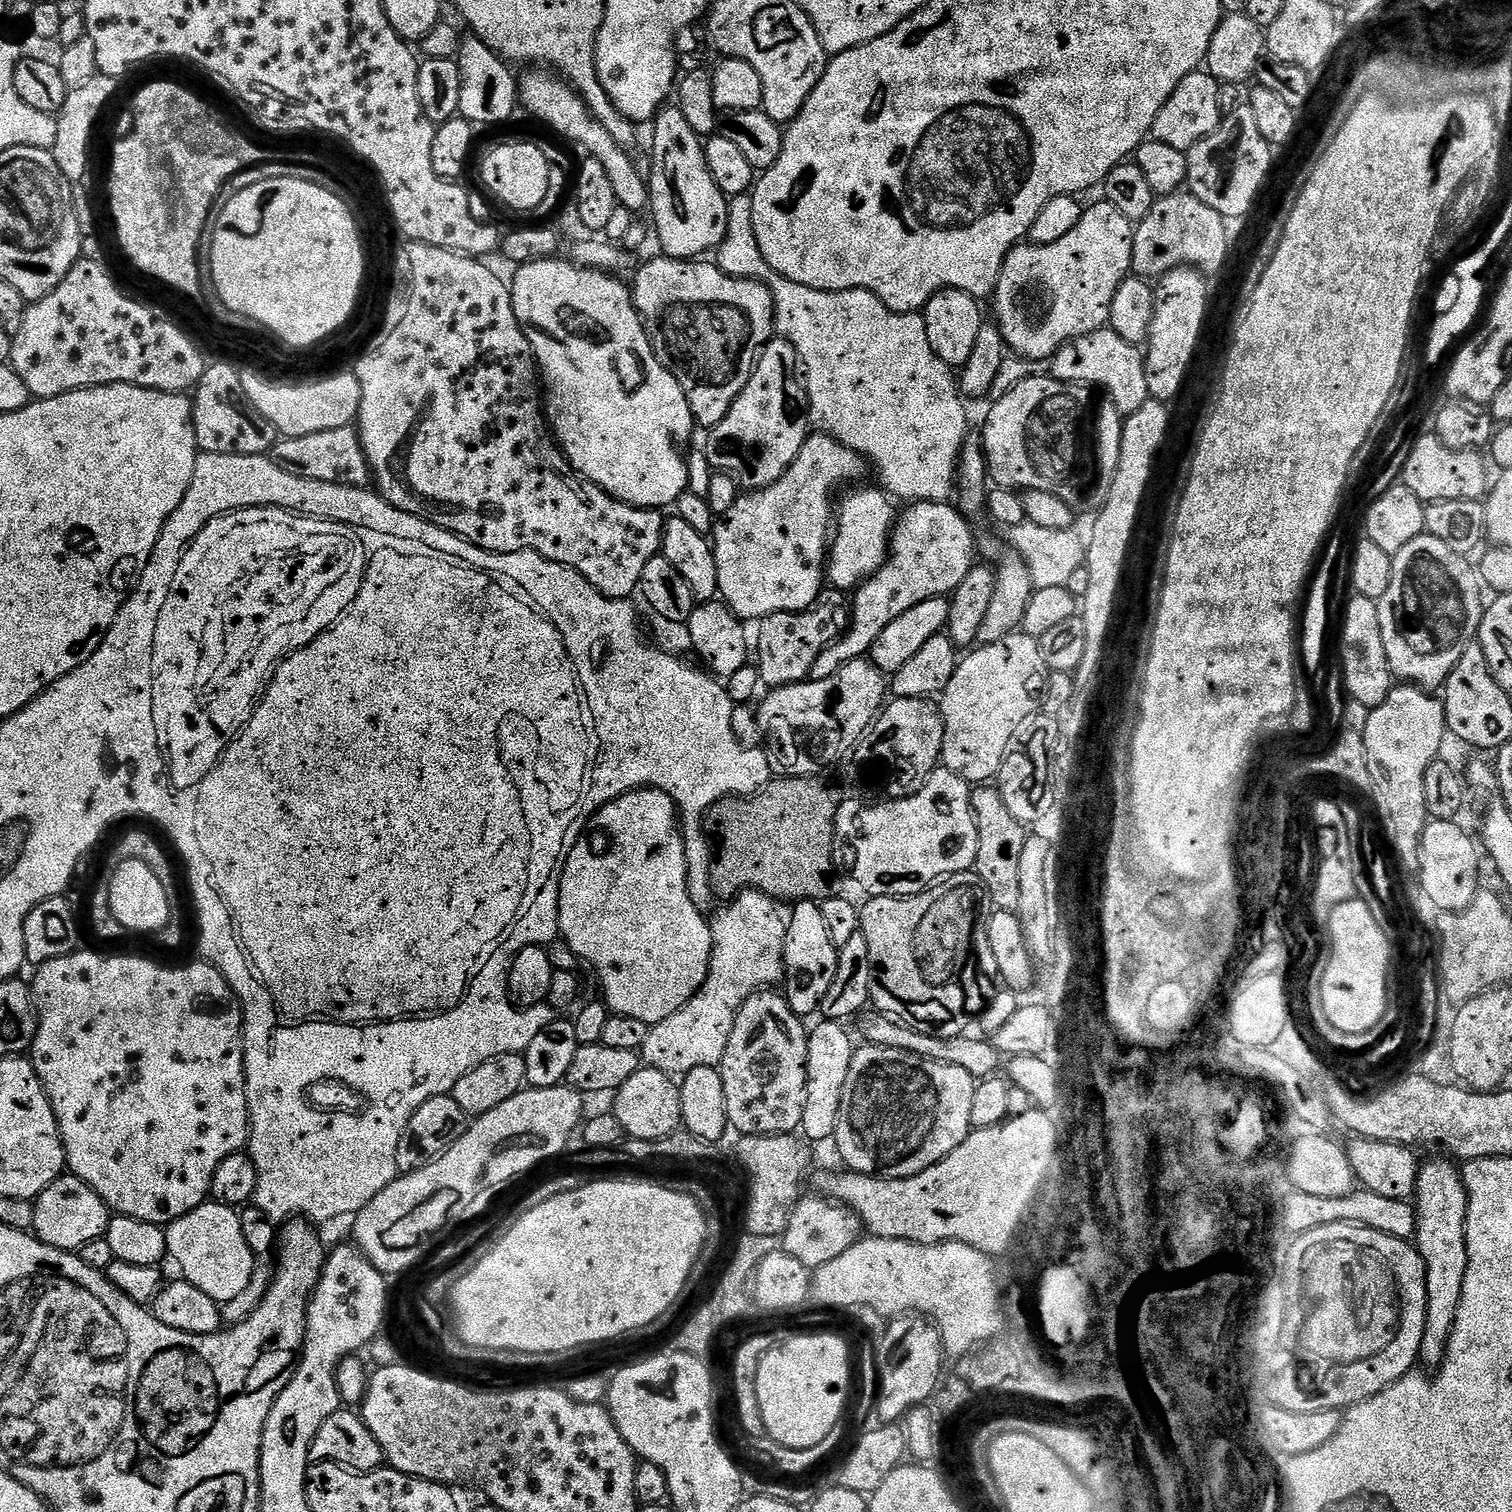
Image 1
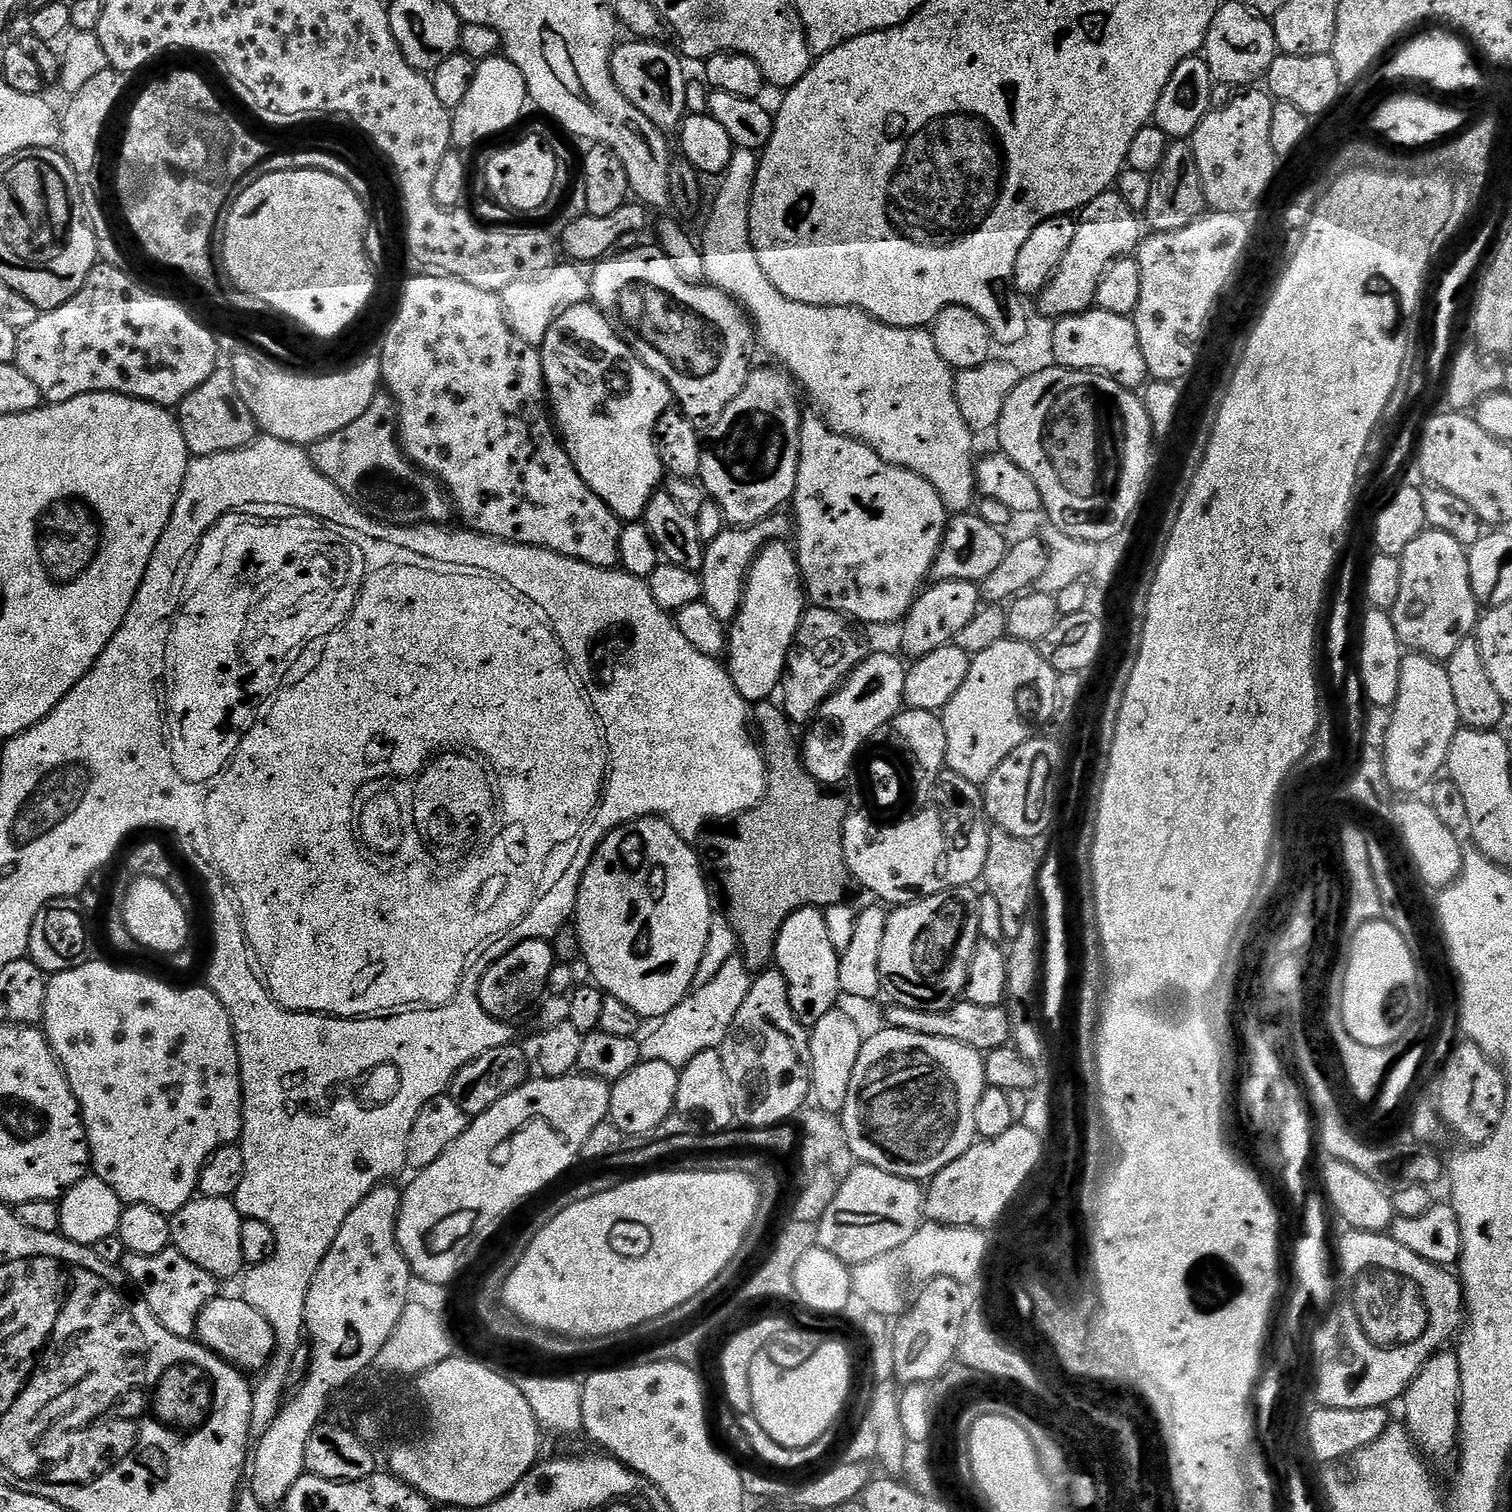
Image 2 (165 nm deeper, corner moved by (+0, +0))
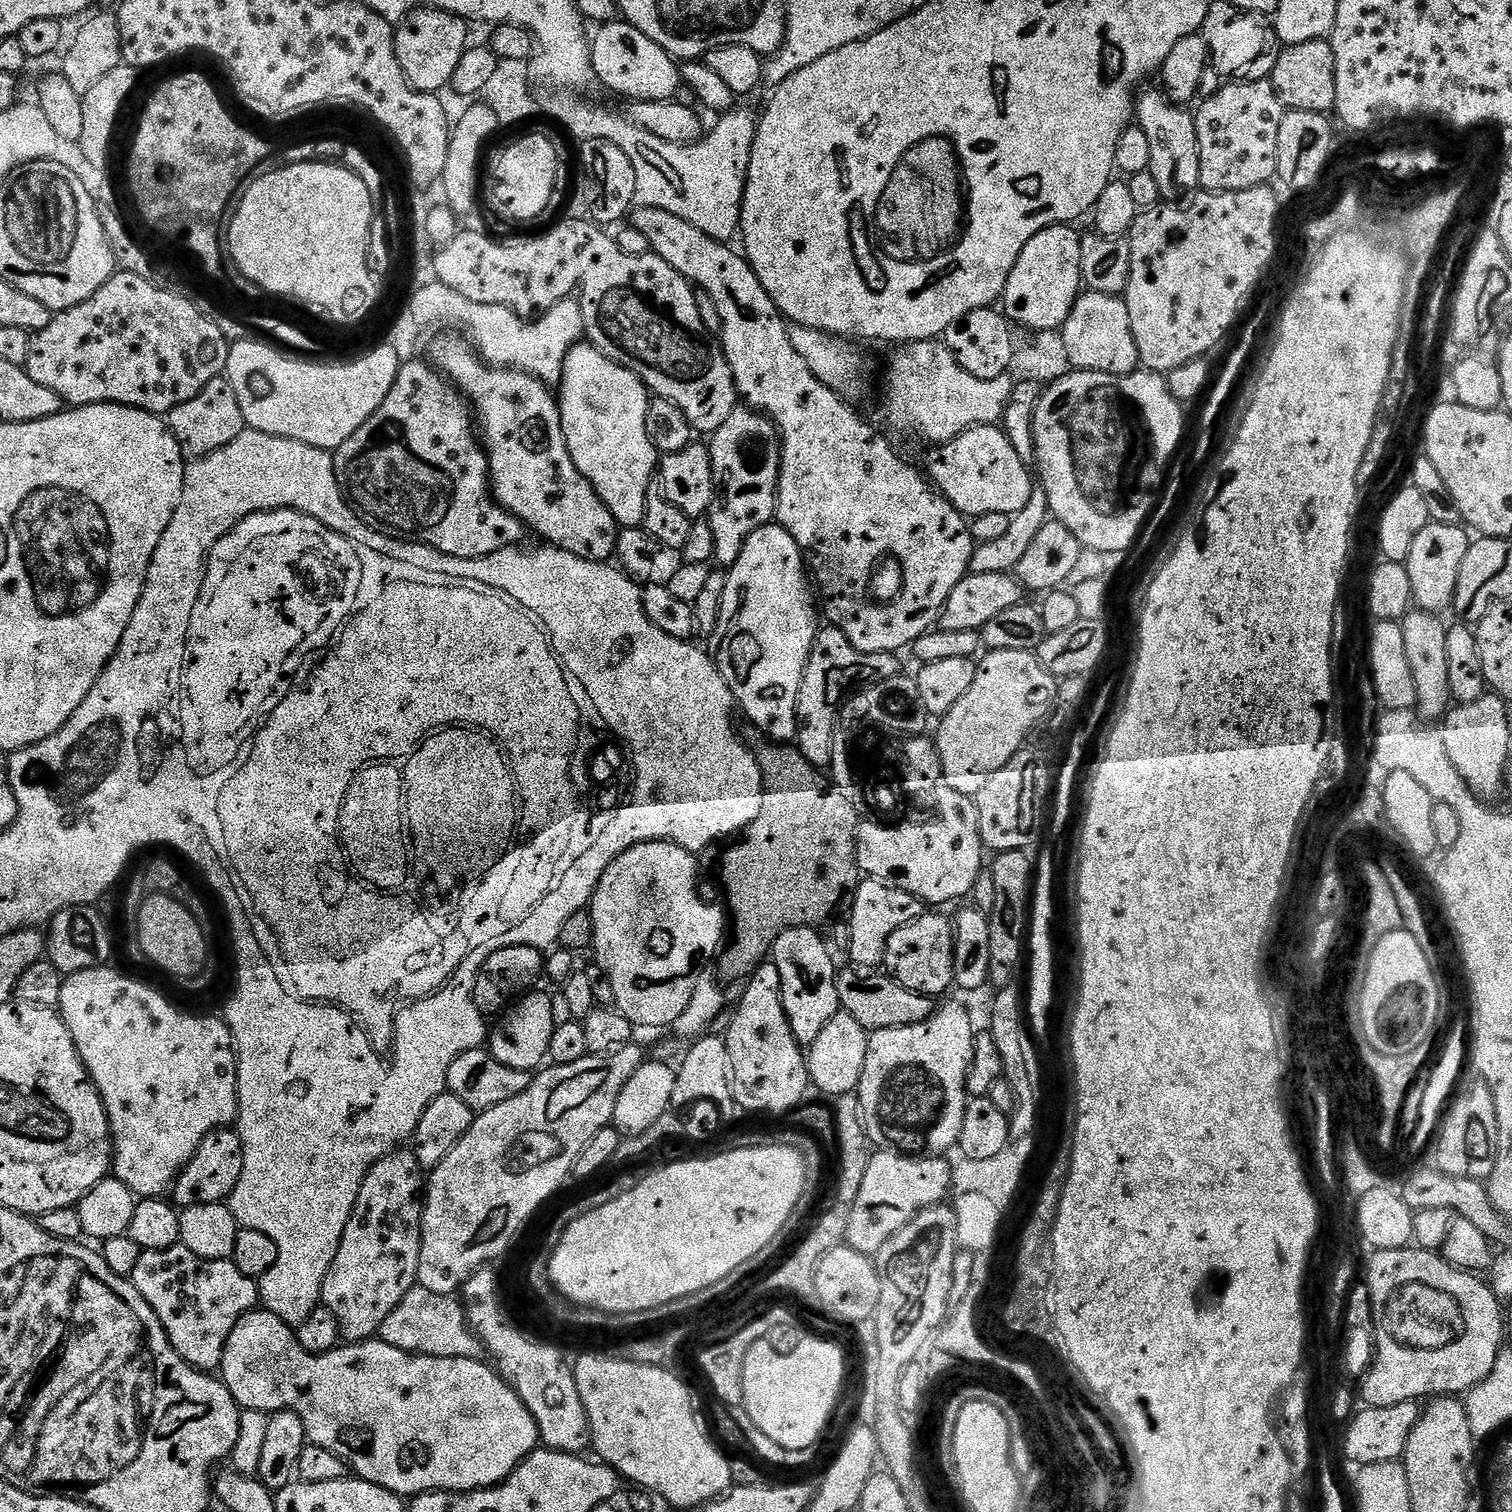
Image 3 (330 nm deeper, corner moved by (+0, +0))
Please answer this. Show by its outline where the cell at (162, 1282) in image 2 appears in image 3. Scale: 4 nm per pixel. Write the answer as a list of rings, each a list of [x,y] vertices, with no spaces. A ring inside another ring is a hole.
[[[182,1243],[166,1250],[141,1251],[138,1266],[134,1266],[130,1279],[162,1322],[176,1353],[190,1367],[206,1373],[219,1369],[230,1330],[260,1304],[257,1281],[246,1278],[230,1258],[198,1258],[194,1250]]]

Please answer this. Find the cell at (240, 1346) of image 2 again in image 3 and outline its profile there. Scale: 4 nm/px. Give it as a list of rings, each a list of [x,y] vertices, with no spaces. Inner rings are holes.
[[[253,1310],[241,1318],[238,1326],[234,1326],[234,1330],[230,1330],[230,1338],[226,1338],[226,1350],[222,1354],[218,1376],[228,1387],[241,1409],[267,1414],[273,1412],[298,1414],[298,1418],[302,1418],[302,1426],[308,1435],[308,1444],[317,1444],[322,1446],[322,1450],[330,1450],[330,1454],[338,1454],[338,1458],[342,1458],[359,1479],[382,1486],[402,1498],[415,1498],[426,1492],[478,1492],[486,1488],[495,1488],[529,1454],[535,1452],[541,1443],[538,1426],[530,1410],[522,1402],[522,1398],[507,1384],[495,1367],[487,1363],[484,1365],[482,1361],[483,1359],[480,1358],[471,1360],[470,1358],[418,1356],[398,1350],[378,1338],[348,1342],[343,1346],[331,1348],[329,1352],[307,1352],[298,1342],[293,1325],[284,1324],[282,1318],[278,1318],[273,1312]]]

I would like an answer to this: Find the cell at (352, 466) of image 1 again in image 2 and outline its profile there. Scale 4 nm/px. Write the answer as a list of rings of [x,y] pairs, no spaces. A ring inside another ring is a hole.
[[[378,394],[366,406],[366,411],[350,426],[322,438],[311,445],[312,464],[342,494],[352,499],[352,503],[363,508],[368,515],[386,524],[401,524],[403,528],[413,528],[415,524],[442,524],[451,521],[454,509],[451,499],[439,480],[427,472],[420,471],[404,454],[398,439],[398,417],[396,414],[396,399],[387,394]]]

